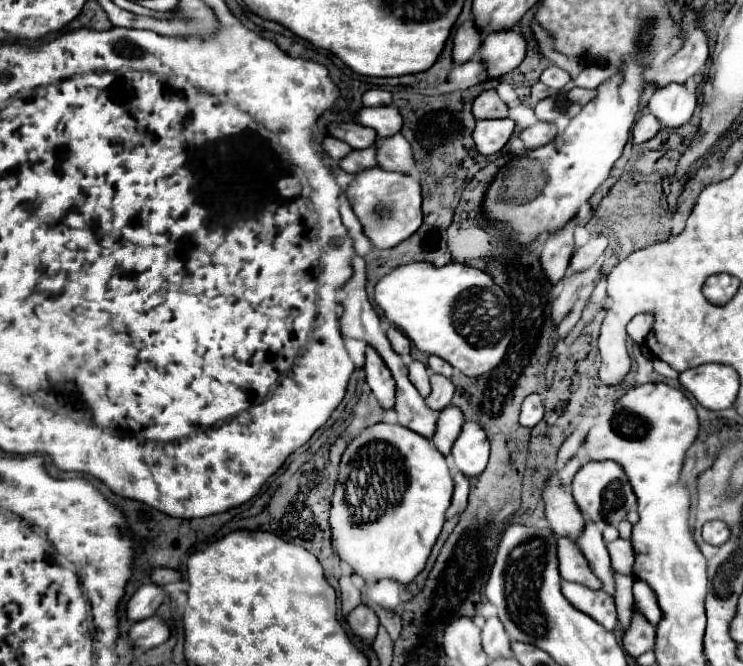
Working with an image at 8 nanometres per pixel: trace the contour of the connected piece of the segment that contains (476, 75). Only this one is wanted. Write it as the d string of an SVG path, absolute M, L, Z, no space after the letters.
M474 58L462 66L454 66L452 72L448 74L448 82L454 84L456 90L468 90L486 80L488 80L486 68L482 66L482 62L478 62L478 58Z

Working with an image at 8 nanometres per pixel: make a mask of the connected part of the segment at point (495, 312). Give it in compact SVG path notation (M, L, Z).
M428 262L398 266L378 280L374 302L418 350L448 360L466 376L494 370L512 338L512 312L504 290L486 272L472 266L446 264L436 268Z

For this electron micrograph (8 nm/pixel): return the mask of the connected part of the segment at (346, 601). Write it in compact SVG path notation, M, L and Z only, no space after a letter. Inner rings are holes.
M350 574L340 578L340 600L342 600L342 616L346 618L362 600L360 600L360 590L354 588Z

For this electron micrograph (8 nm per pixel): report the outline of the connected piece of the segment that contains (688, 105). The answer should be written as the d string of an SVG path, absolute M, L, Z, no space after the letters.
M670 84L654 92L648 108L660 124L668 128L680 128L692 118L692 112L696 108L696 94L688 92L686 86Z

